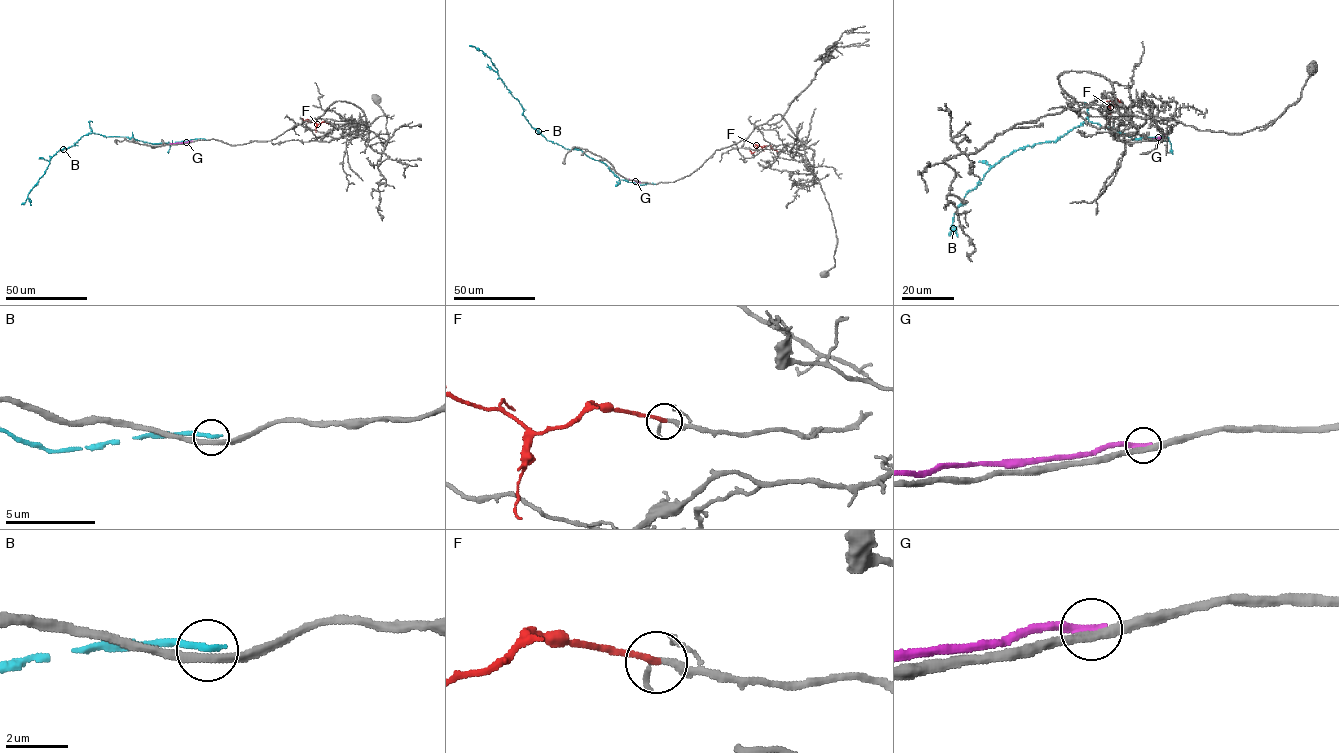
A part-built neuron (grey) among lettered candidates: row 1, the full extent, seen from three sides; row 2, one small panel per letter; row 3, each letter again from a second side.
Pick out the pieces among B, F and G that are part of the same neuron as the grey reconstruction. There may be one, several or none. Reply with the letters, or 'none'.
F

